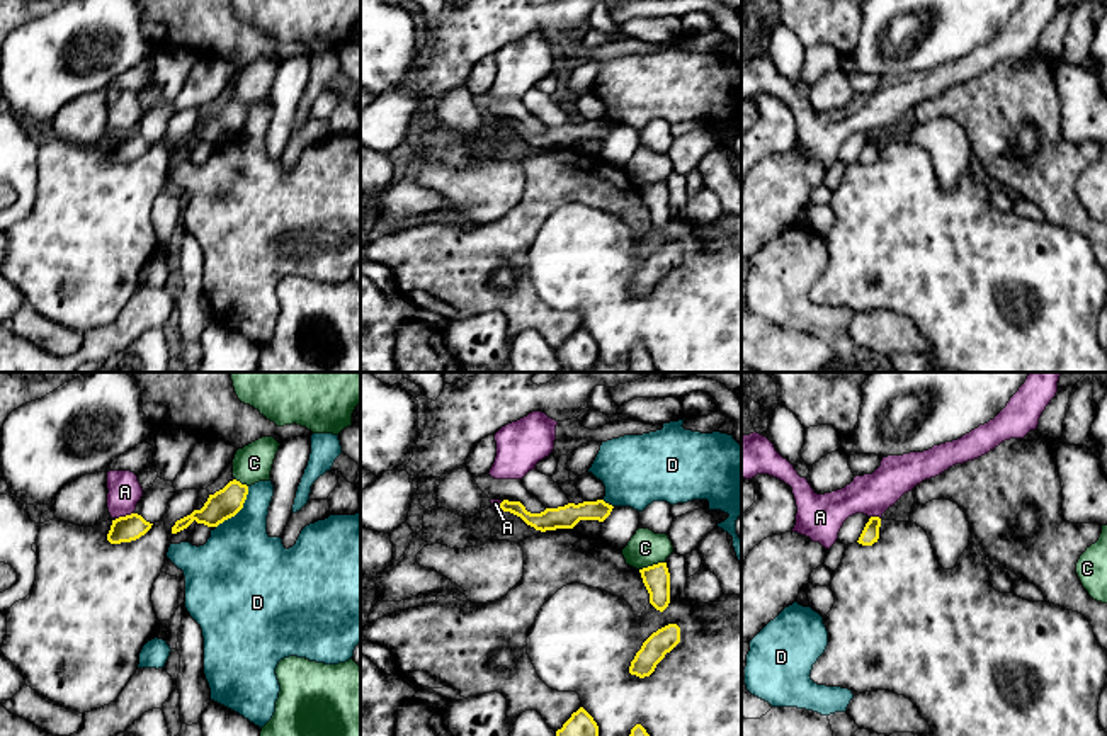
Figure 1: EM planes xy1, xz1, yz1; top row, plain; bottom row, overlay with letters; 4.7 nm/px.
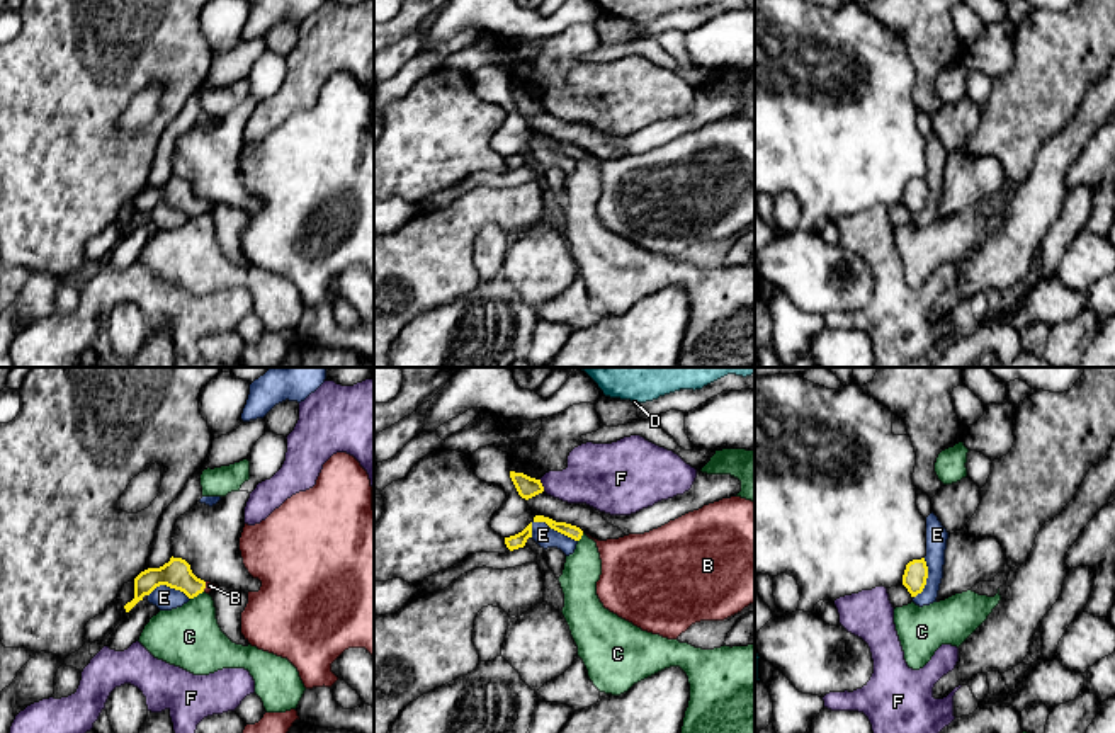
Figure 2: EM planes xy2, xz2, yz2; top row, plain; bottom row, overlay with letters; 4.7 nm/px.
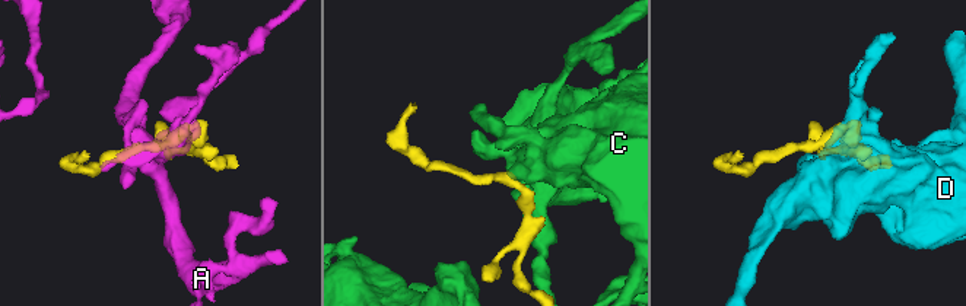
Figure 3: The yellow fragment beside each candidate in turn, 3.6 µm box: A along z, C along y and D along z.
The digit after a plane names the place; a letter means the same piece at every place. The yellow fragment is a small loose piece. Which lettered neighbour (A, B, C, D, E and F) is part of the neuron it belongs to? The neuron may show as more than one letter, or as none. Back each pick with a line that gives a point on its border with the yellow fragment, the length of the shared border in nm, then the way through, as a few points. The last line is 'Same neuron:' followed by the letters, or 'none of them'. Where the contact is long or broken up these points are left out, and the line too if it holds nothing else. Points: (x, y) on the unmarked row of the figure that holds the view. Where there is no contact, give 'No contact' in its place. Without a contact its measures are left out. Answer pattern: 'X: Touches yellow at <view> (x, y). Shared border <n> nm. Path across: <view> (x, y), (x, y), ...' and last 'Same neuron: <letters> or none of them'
B: Touches yellow at xy2 (204, 206). Shared border 50 nm. Path across: xy2 (175, 193), (191, 204), (204, 206), (209, 204)
Same neuron: B

